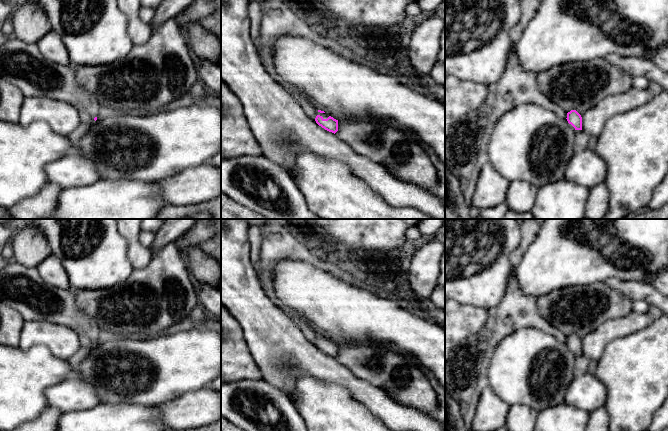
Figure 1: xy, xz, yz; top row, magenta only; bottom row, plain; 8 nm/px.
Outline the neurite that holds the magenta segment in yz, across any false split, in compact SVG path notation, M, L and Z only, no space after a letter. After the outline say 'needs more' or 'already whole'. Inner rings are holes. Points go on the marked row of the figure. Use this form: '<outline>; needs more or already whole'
M571 110L567 113L567 121L575 130L582 130L582 117L576 110Z; already whole

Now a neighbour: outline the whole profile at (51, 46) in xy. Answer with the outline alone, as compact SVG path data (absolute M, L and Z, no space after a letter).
M51 30L38 42L40 53L49 61L56 64L69 65L69 54L60 35Z

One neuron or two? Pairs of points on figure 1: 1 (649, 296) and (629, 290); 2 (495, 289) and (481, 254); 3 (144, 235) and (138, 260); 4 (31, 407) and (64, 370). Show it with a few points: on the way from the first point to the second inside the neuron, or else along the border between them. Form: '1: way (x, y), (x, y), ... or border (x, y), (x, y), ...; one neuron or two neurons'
1: way (644, 291), (634, 290); one neuron
2: way (486, 280), (481, 275), (481, 263); one neuron
3: border (140, 230), (139, 242), (148, 248); two neurons
4: way (31, 396), (53, 373); one neuron

